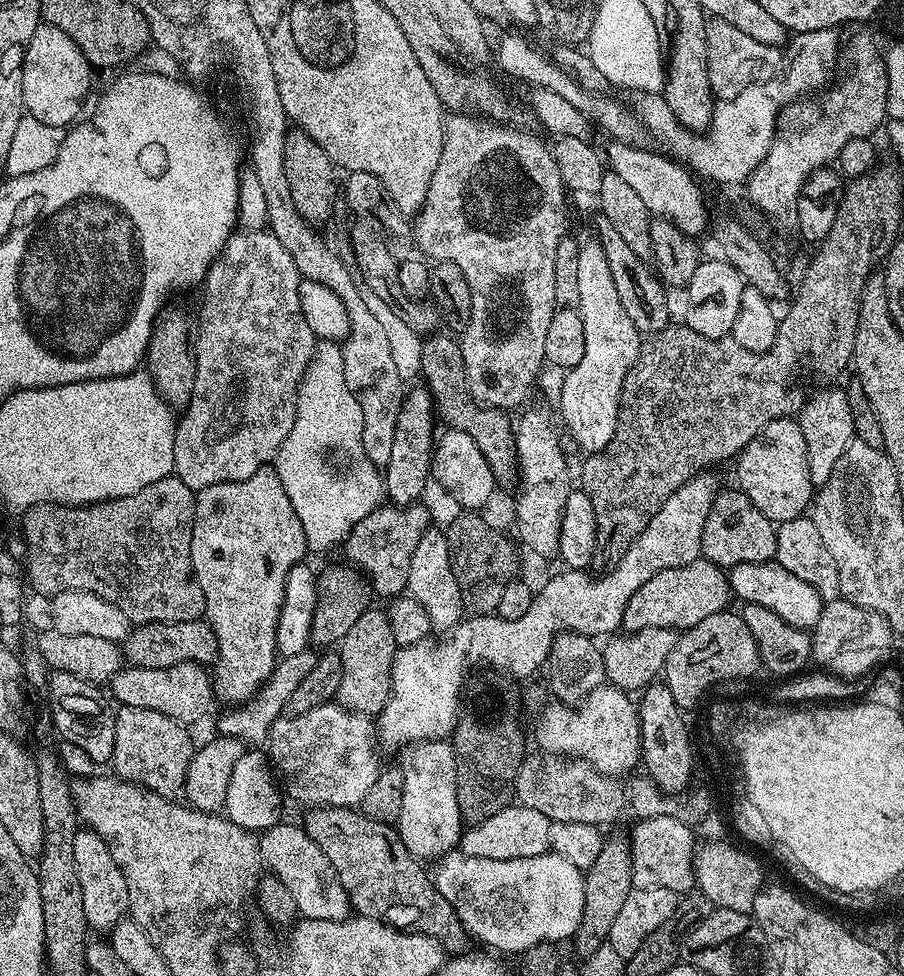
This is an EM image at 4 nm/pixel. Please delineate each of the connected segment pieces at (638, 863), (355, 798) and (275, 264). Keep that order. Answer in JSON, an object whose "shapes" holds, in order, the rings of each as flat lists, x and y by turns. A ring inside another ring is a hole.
{"shapes":[[[655,816,637,823,637,828,630,833,632,848,632,887,661,888,674,890,677,894,693,891,696,871,692,865,696,861,698,839,693,825,669,816]],[[339,702,314,706,306,714,280,716,268,730,266,746,286,792,288,787,289,794,303,806,356,808,382,771,373,721]],[[271,230,233,231,232,236,224,243,224,248,217,256,216,261,208,269,208,275,205,276,202,285,204,305,200,308,200,329,197,332,195,329,194,332,196,350,194,394,190,394,190,402,179,413,176,420,176,433,174,434,174,474,193,490,214,486,218,482,238,482,250,478,250,474,254,474,259,468,269,467,275,461,282,442,286,442,286,434,290,434,296,417,296,395,318,343,317,336,312,332,309,323,306,322,305,315,302,314,298,298,298,286,301,279,298,266,294,266,294,258,290,258,286,246,282,246,282,242,278,242,278,238,274,238]]]}

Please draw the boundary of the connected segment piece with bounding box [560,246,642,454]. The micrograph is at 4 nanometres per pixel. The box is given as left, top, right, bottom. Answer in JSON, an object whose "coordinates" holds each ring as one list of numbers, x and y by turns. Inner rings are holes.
{"coordinates":[[581,247,578,258,578,294,582,310,583,329,586,330,586,354,582,354,582,362,578,366,567,369,564,385,560,388,560,416,572,435,572,440,584,451,584,454,600,452,614,438,614,430,618,426,618,406,622,398,622,386,626,374,640,357,642,347,641,333,630,322,626,309,622,306,622,298,618,298,618,289,614,286,614,278,610,274,608,254,603,247]]}

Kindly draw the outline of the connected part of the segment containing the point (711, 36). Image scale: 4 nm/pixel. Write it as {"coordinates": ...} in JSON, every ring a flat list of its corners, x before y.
{"coordinates":[[709,19,706,26,706,66,710,74,713,97,717,101,733,100,755,84,764,84,767,80,776,79,782,68,780,51,777,46,754,42,754,38,730,26,730,22]]}

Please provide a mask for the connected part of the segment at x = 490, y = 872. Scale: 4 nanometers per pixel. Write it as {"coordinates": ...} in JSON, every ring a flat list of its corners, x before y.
{"coordinates":[[453,850,435,861,434,883,438,894,450,902,454,914,458,914,460,925,469,937,477,936,489,949,497,953,521,954,539,943,561,942,572,938,582,922,585,873,578,866,566,862,554,851,546,851,534,858,474,858]]}

